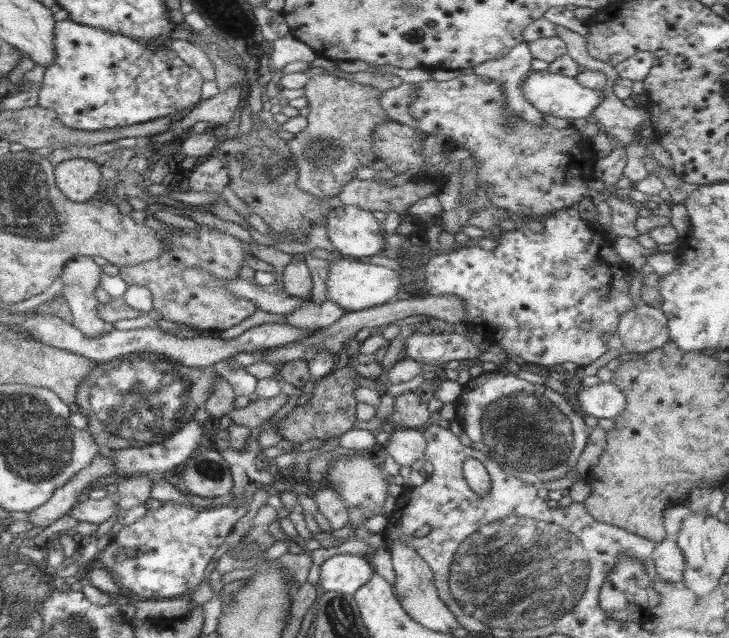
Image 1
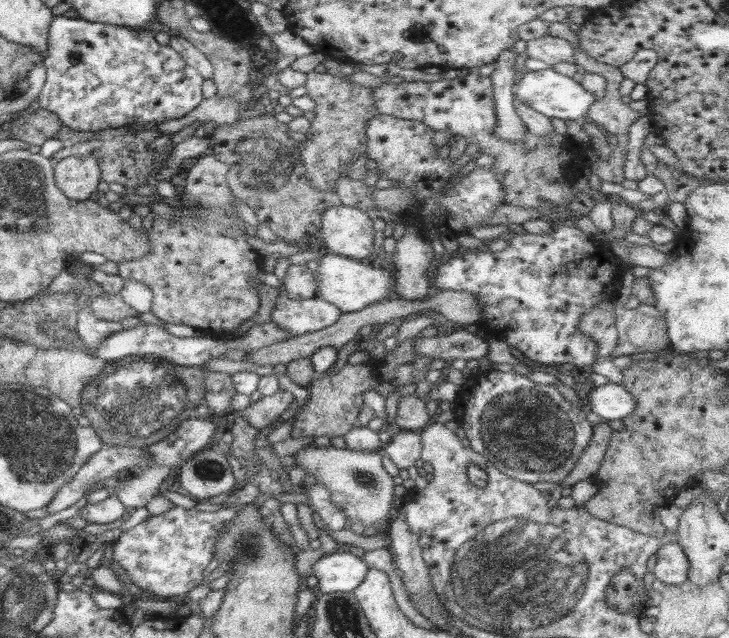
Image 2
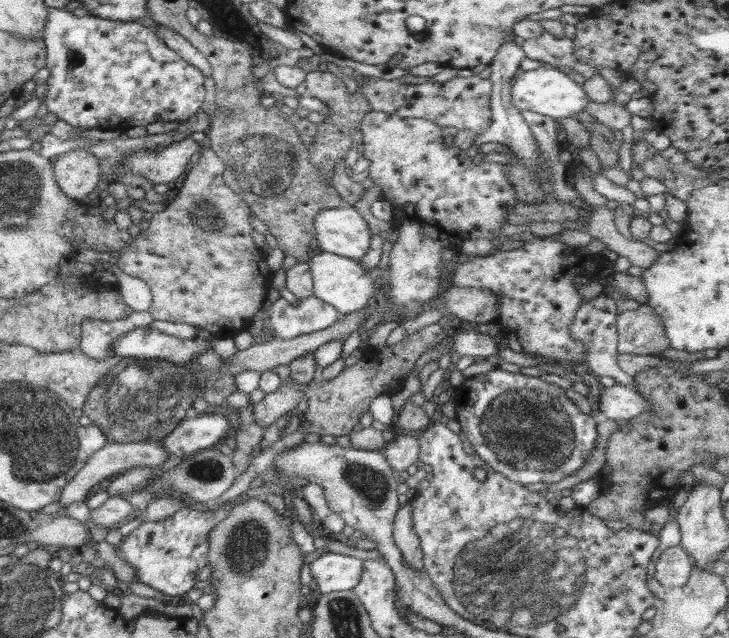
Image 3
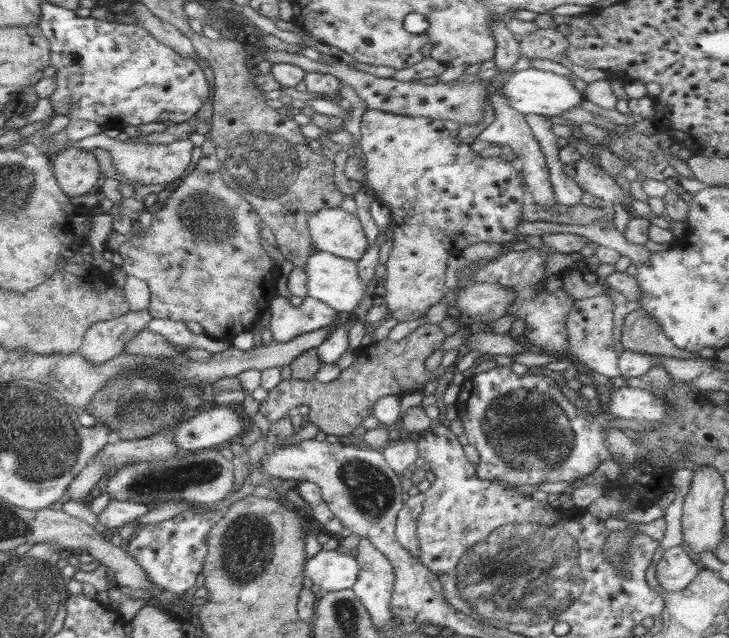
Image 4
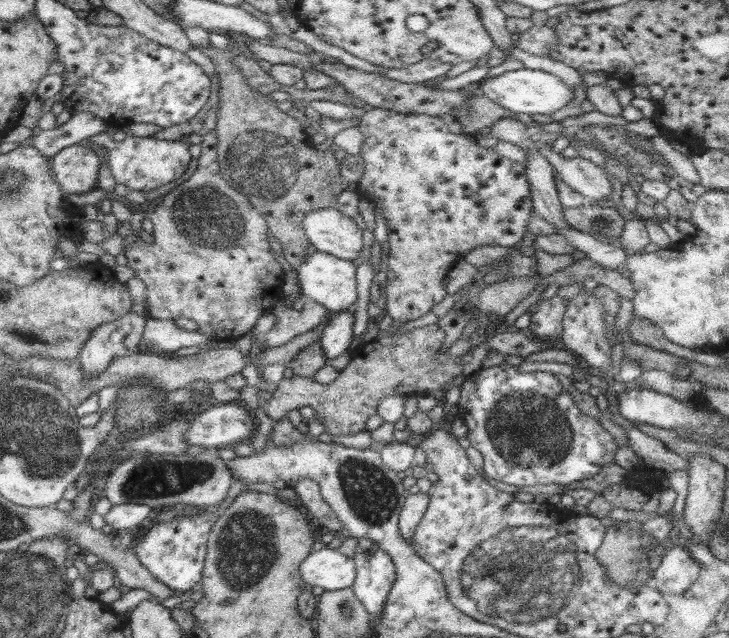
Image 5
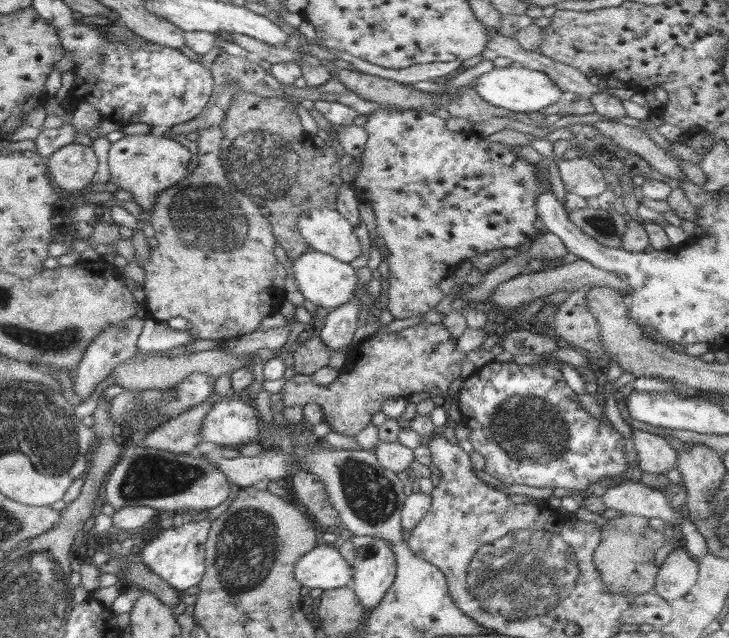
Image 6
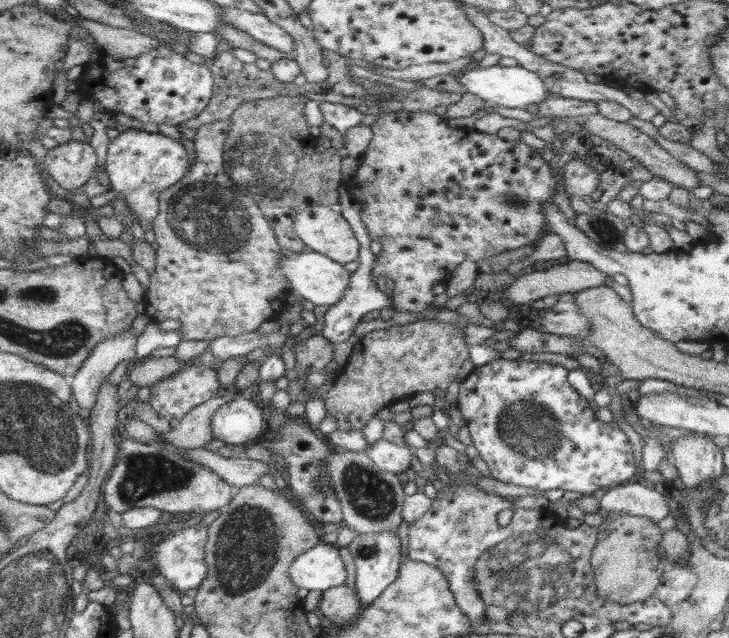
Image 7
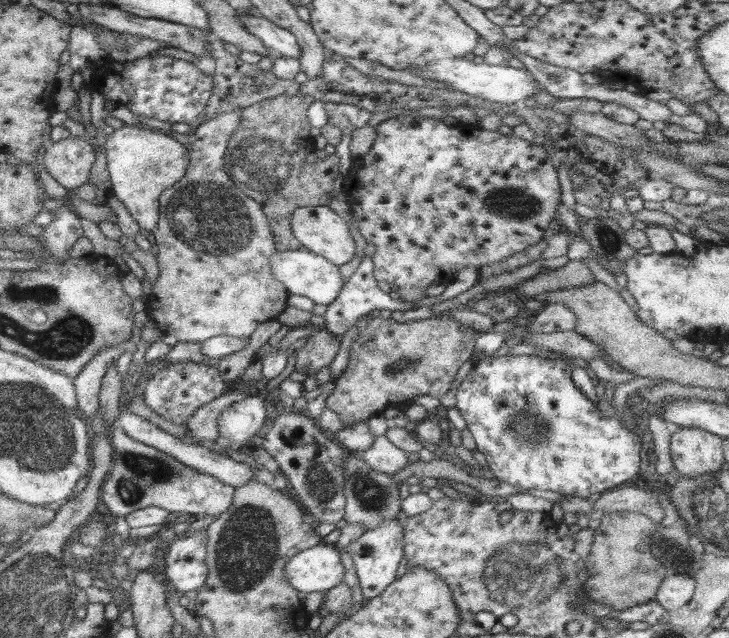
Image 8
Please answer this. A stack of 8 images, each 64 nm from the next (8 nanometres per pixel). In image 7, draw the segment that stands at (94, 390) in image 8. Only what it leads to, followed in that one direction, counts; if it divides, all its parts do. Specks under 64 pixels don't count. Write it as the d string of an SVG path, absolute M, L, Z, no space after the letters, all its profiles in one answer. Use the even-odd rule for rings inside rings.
M133 326L110 340L98 342L90 350L90 356L82 362L80 370L69 378L73 397L80 410L92 411L94 409L102 381L108 377L119 362L134 360L136 351L137 338Z

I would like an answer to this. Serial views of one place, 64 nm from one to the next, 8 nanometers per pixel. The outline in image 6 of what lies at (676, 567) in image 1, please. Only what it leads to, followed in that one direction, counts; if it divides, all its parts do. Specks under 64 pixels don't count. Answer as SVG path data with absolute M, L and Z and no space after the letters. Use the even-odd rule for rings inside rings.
M676 548L668 554L660 566L654 584L654 592L670 602L686 596L699 577L698 564L682 548Z

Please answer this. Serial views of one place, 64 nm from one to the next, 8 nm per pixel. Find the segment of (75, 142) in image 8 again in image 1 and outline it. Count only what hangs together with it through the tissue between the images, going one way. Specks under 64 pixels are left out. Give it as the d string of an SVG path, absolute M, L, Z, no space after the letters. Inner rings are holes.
M72 158L55 166L57 188L73 202L87 202L100 191L102 179L96 162L86 158Z

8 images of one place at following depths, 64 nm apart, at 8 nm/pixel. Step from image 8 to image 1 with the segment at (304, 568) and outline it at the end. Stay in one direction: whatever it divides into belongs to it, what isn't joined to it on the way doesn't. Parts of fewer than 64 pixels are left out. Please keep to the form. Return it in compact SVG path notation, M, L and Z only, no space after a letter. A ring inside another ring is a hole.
M336 554L320 564L320 591L354 594L374 573L364 556Z

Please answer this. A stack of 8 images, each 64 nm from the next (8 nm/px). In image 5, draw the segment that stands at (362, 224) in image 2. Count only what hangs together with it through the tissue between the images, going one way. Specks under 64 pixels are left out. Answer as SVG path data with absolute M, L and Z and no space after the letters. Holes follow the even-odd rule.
M334 207L308 212L302 226L312 250L349 262L356 262L362 252L362 232Z

